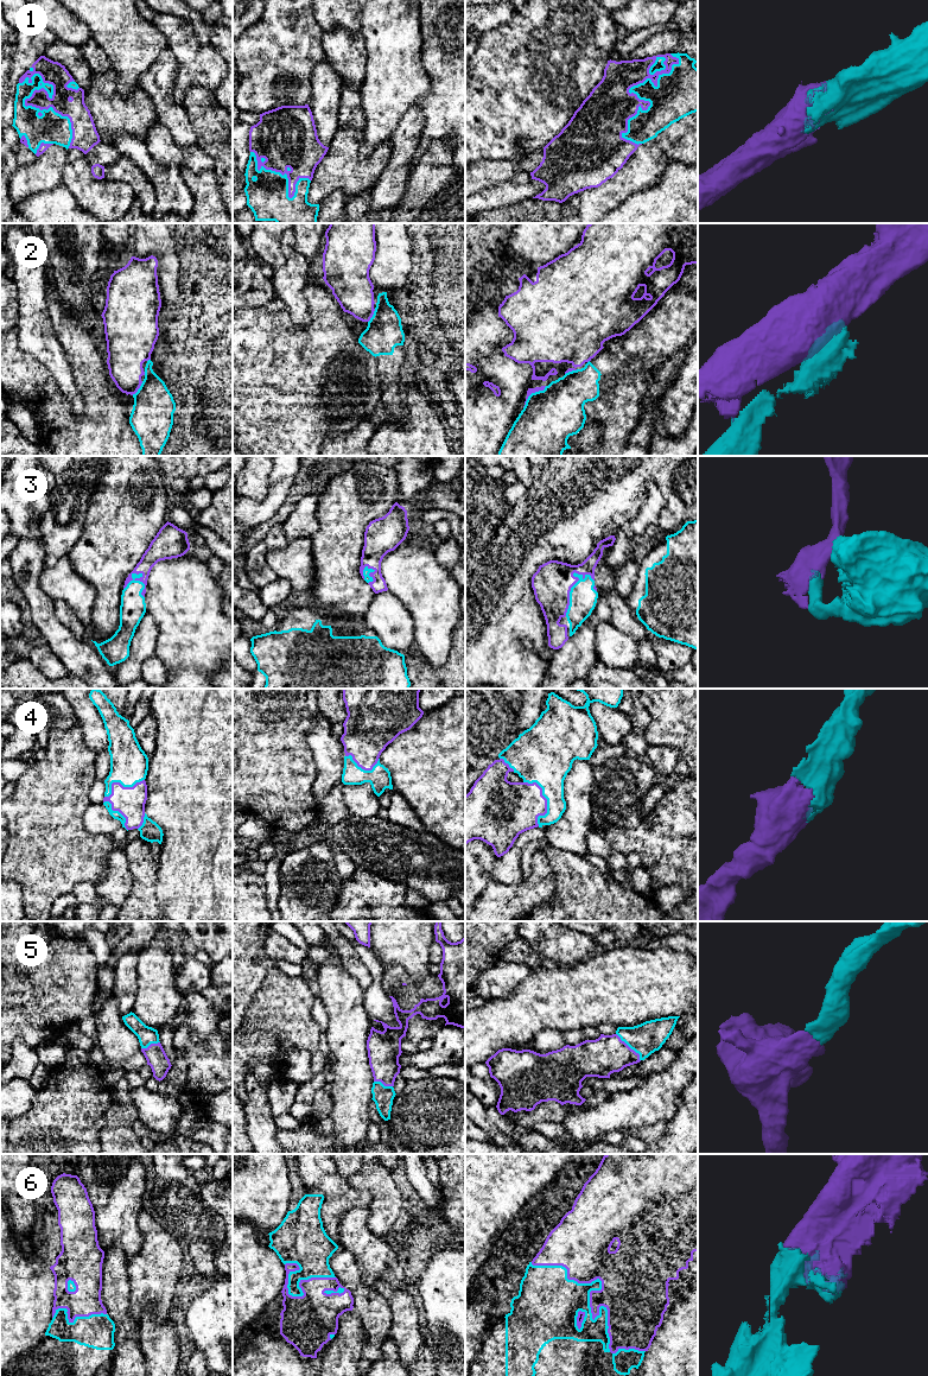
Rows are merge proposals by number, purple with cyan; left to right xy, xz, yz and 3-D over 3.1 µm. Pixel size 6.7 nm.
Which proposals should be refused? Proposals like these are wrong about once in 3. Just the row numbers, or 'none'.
2

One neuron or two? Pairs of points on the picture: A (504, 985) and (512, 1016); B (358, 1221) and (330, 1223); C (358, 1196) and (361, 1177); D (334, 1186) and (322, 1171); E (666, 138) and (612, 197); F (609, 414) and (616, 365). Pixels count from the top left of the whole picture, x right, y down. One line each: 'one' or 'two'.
A: two
B: two
C: two
D: one
E: one
F: two

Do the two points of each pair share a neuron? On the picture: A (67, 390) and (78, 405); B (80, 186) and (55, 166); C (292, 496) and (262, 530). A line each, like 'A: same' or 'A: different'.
A: same
B: different
C: same

